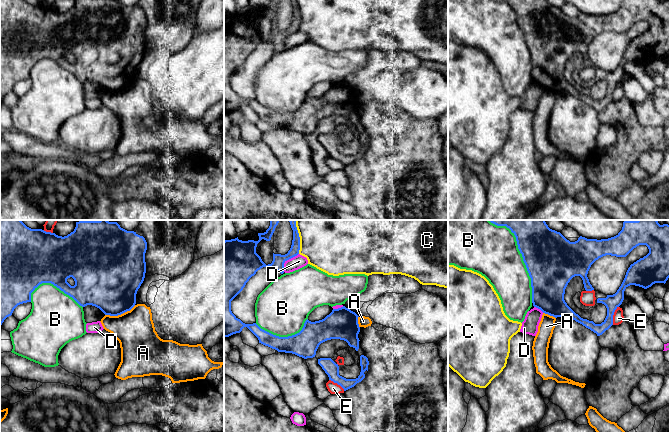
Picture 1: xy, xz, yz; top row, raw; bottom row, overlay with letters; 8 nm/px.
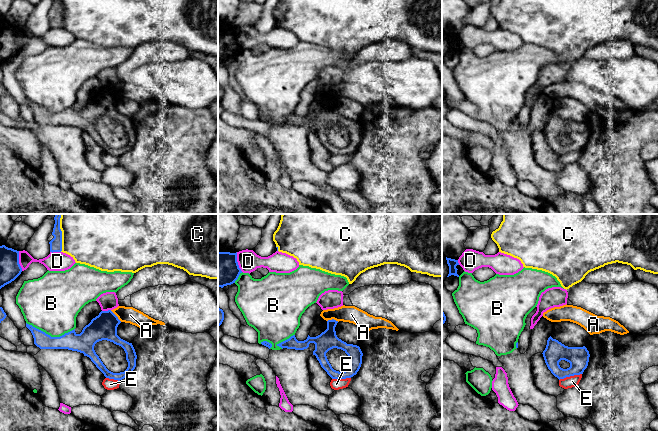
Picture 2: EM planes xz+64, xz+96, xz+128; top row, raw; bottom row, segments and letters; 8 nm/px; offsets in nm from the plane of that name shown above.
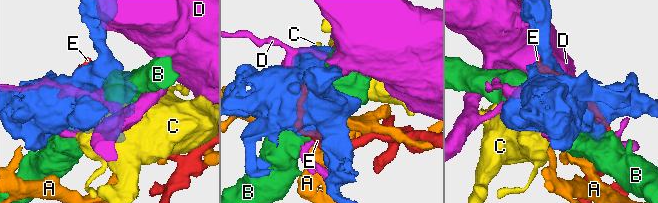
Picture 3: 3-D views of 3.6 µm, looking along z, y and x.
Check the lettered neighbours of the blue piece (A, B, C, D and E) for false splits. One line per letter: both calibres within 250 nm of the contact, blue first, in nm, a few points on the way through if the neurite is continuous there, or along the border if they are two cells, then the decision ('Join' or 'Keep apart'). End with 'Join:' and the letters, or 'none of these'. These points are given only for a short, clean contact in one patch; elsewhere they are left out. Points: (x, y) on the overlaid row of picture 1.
A: Thickness 420 nm (blue) against 320 nm. Boundary: xy (135, 305), (120, 314), (105, 315). Keep apart
B: Thickness 420 nm (blue) against 420 nm. Keep apart
C: Thickness 100 nm (blue) against 500 nm. Keep apart
D: Thickness 100 nm (blue) against 110 nm. Keep apart
E: Thickness 120 nm (blue) against 90 nm. Keep apart
Join: none of these

